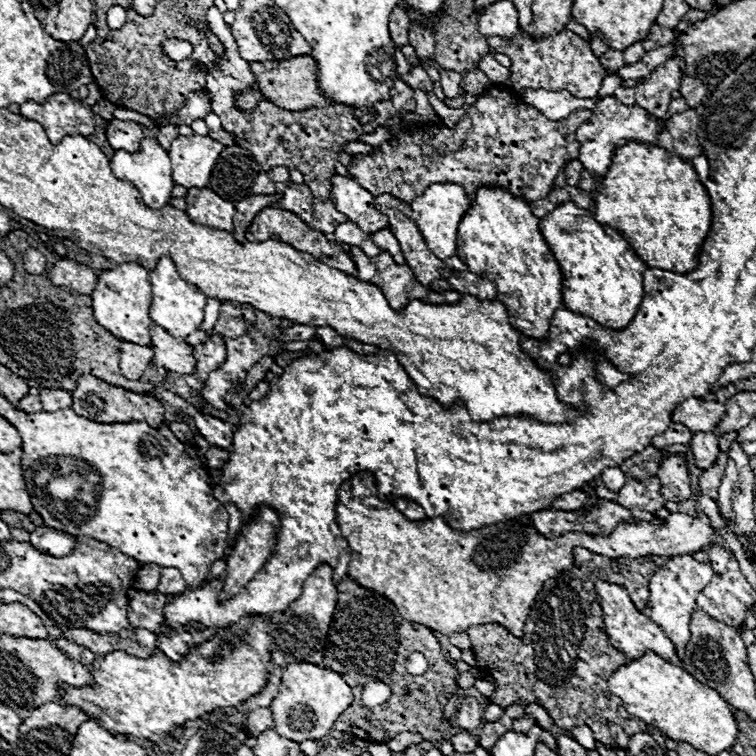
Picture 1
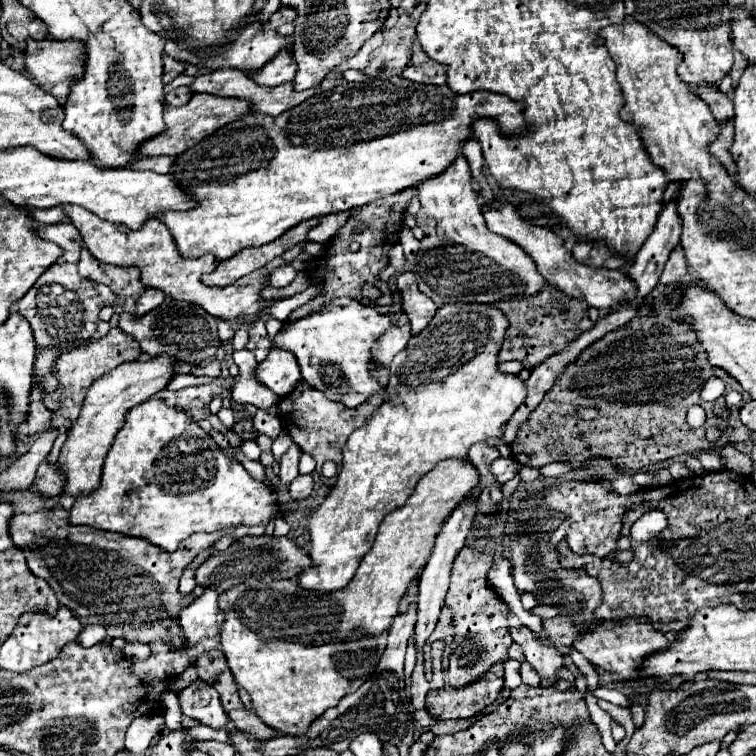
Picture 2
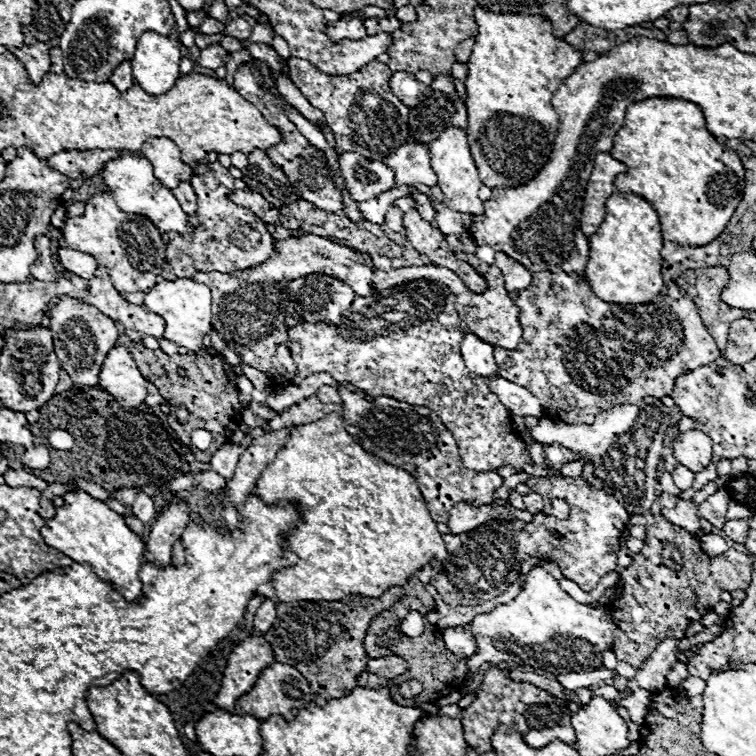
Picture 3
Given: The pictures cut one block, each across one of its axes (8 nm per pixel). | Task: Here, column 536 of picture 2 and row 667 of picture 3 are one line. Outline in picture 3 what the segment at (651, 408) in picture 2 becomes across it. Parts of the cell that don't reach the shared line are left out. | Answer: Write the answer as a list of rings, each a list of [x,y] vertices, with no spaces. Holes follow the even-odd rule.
[[[406,596],[402,598],[402,602],[398,602],[394,606],[394,610],[390,612],[384,612],[380,616],[376,616],[370,626],[368,626],[368,632],[366,632],[366,640],[364,640],[364,648],[366,648],[366,654],[370,658],[386,658],[386,656],[402,656],[408,664],[406,672],[402,676],[416,676],[416,680],[424,686],[424,692],[414,700],[416,702],[434,702],[438,698],[444,698],[448,696],[452,690],[458,692],[464,682],[466,682],[466,674],[468,674],[468,666],[466,666],[466,658],[450,652],[446,646],[444,646],[444,640],[442,640],[442,632],[438,626],[430,624],[428,620],[424,620],[424,634],[418,636],[418,638],[410,638],[406,634],[402,634],[400,630],[400,622],[404,620],[404,614],[410,612],[410,610],[418,610],[426,616],[426,608],[422,606],[422,602],[416,598],[416,596]]]

